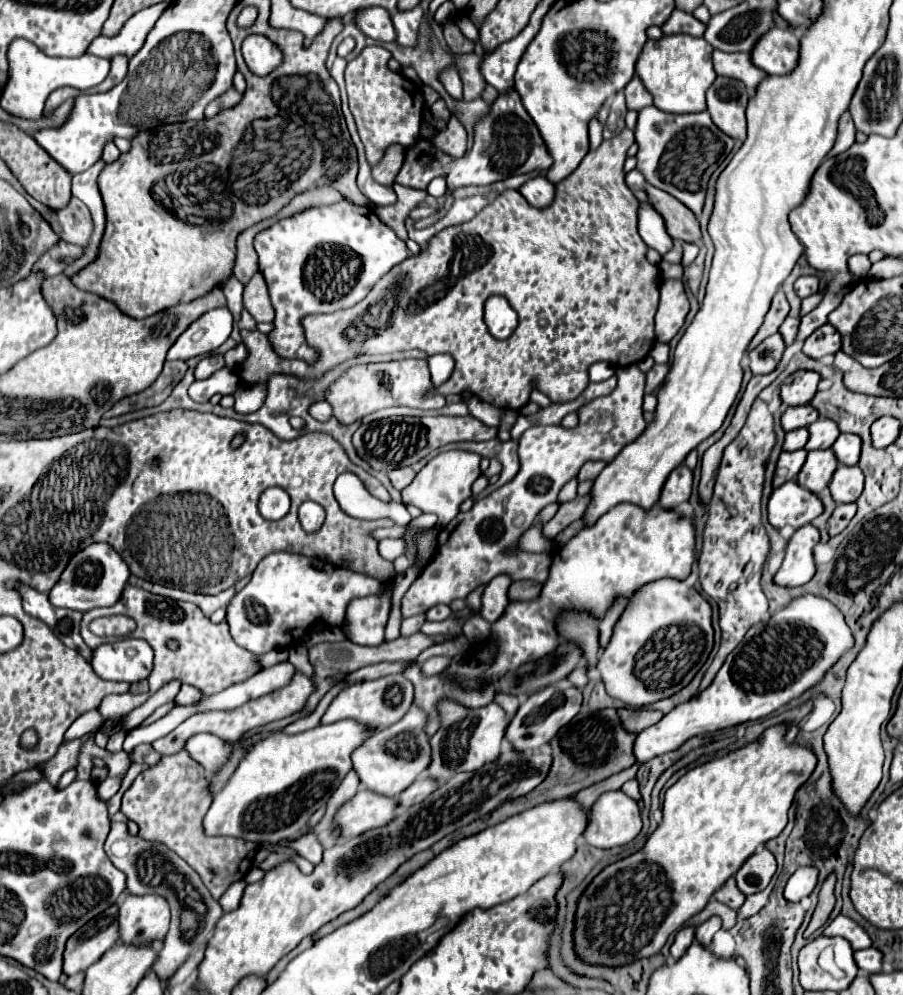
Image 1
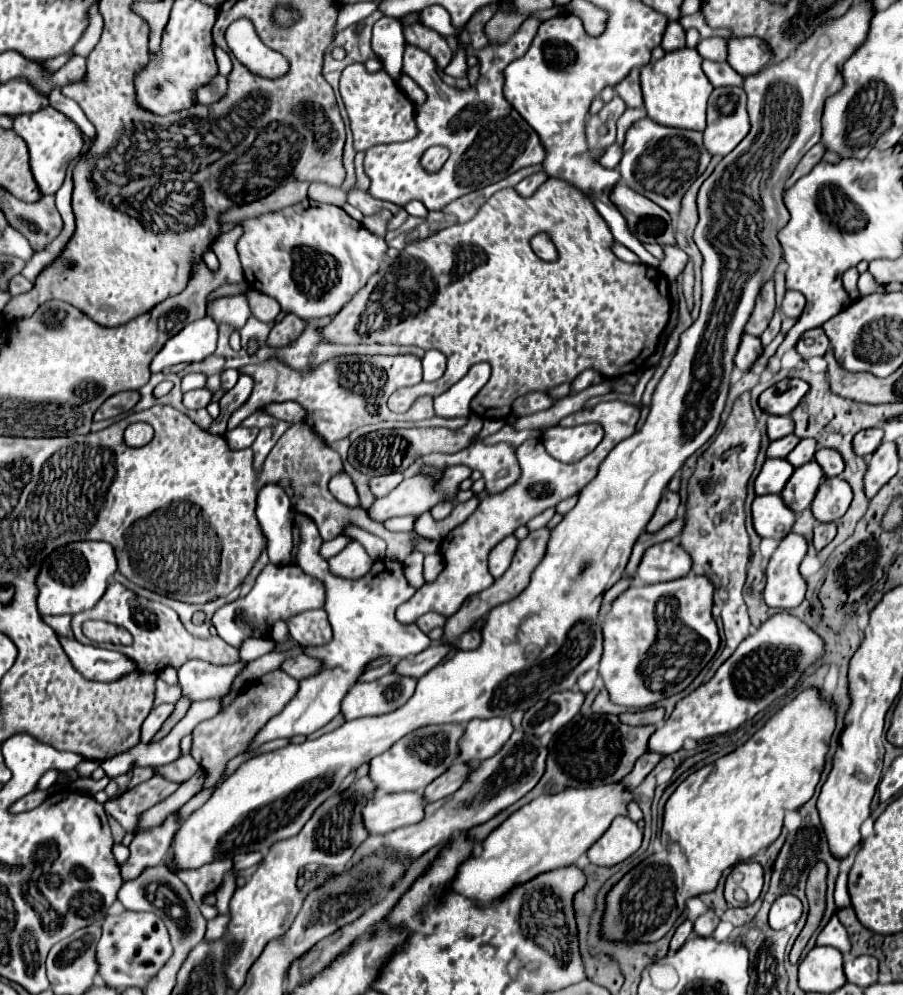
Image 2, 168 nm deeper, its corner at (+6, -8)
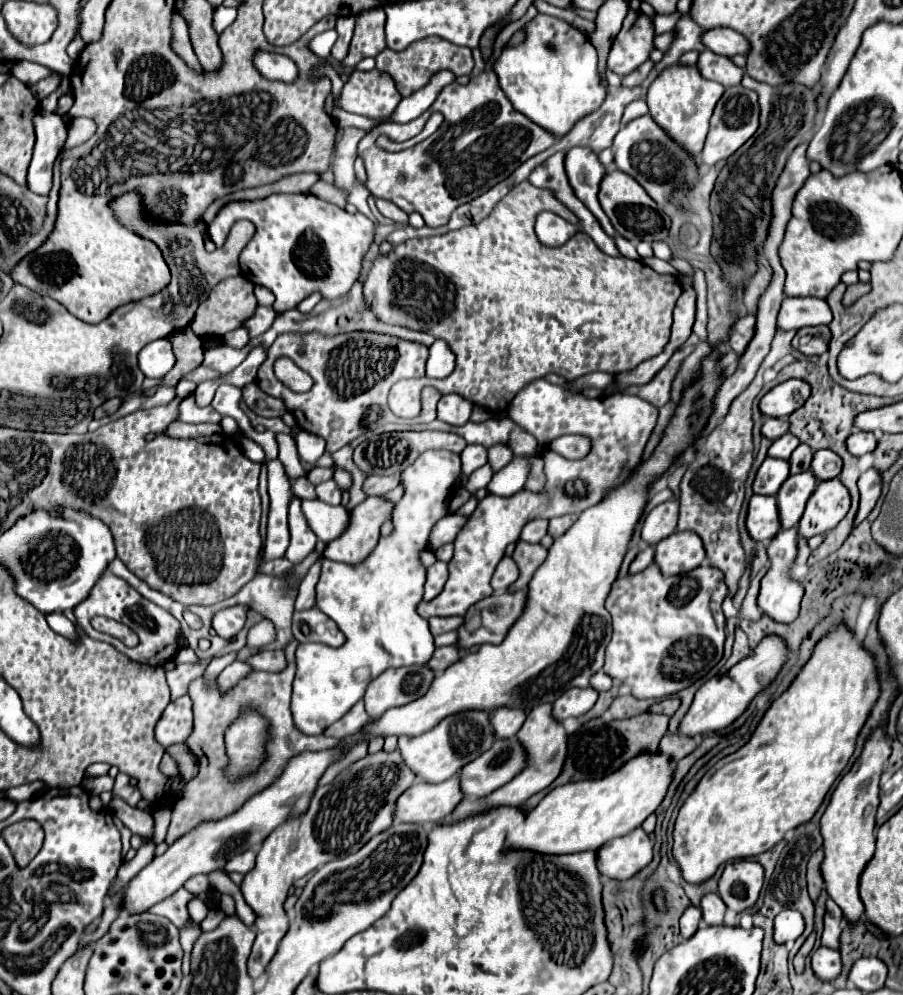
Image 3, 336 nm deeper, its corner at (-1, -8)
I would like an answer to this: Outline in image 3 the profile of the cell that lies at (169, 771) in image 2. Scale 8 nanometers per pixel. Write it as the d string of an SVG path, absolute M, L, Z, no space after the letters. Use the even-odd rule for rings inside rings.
M164 753L162 757L162 763L160 763L160 771L166 775L166 777L178 777L178 765L176 761L170 757L170 753Z

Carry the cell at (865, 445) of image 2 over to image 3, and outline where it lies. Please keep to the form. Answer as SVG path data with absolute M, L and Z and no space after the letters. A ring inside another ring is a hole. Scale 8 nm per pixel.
M854 431L848 439L846 439L846 449L854 455L854 457L860 457L860 455L866 455L866 453L872 453L878 445L878 439L874 433L864 433L864 431Z

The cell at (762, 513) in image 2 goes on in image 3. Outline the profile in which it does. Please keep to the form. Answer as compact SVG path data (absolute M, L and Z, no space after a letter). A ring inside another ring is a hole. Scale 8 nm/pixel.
M752 495L748 503L746 529L754 541L766 541L774 537L774 533L780 529L776 497Z

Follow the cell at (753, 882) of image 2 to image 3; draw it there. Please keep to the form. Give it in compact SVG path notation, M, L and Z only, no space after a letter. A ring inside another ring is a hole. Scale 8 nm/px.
M740 859L728 863L718 881L718 893L726 907L734 911L744 911L752 907L760 895L764 881L764 869L756 861Z

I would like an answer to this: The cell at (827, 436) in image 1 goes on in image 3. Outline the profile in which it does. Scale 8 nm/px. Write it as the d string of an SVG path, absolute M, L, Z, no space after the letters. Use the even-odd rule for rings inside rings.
M798 445L796 451L792 453L790 457L790 473L796 475L796 473L802 473L802 471L808 471L808 465L812 461L812 449L808 449L808 445Z

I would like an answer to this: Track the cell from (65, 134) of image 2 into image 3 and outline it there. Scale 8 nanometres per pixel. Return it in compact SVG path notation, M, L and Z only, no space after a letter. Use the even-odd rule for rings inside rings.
M40 111L34 117L36 145L28 167L26 187L36 195L48 195L52 187L52 165L66 141L66 125L54 113Z

